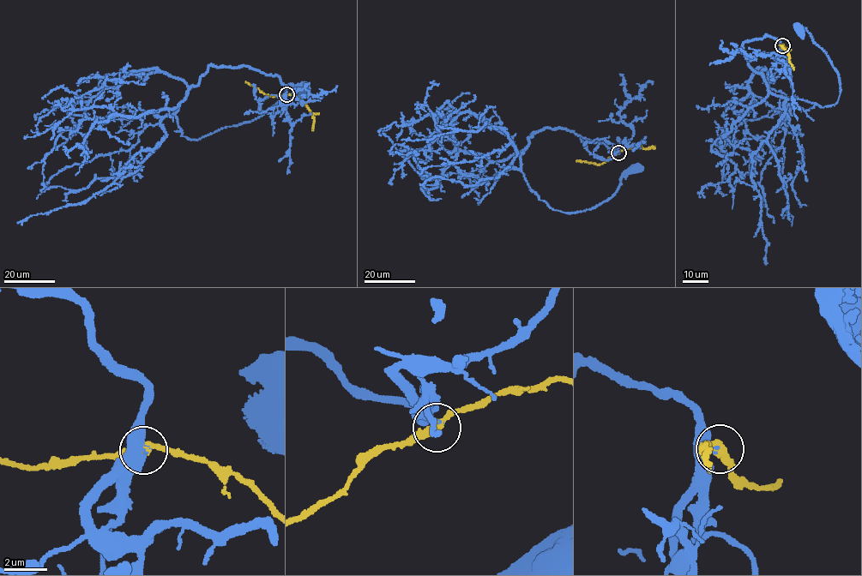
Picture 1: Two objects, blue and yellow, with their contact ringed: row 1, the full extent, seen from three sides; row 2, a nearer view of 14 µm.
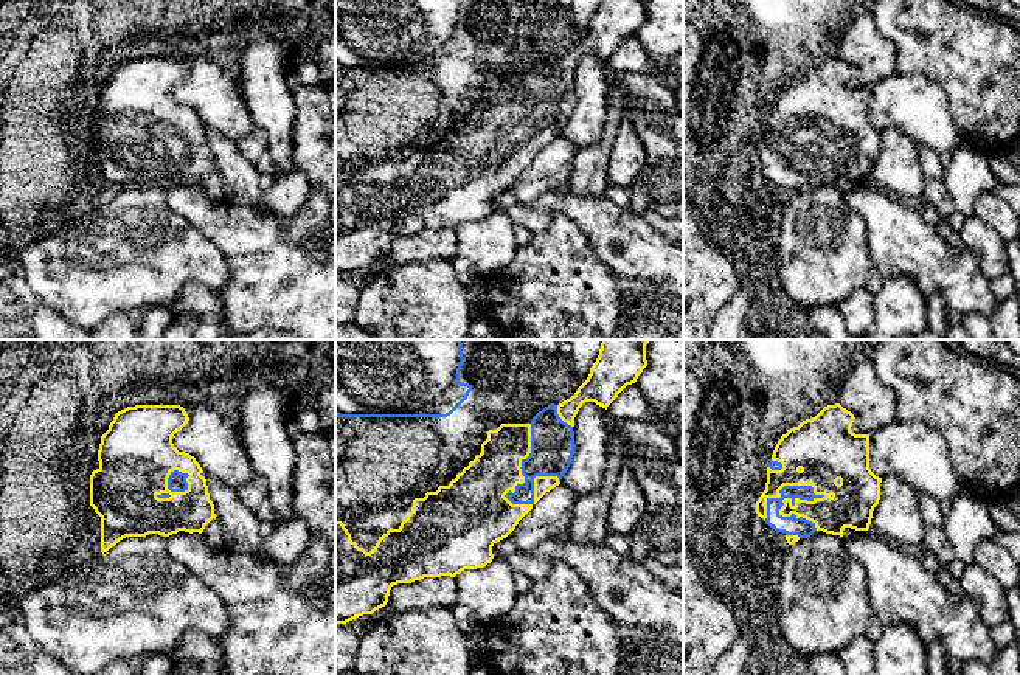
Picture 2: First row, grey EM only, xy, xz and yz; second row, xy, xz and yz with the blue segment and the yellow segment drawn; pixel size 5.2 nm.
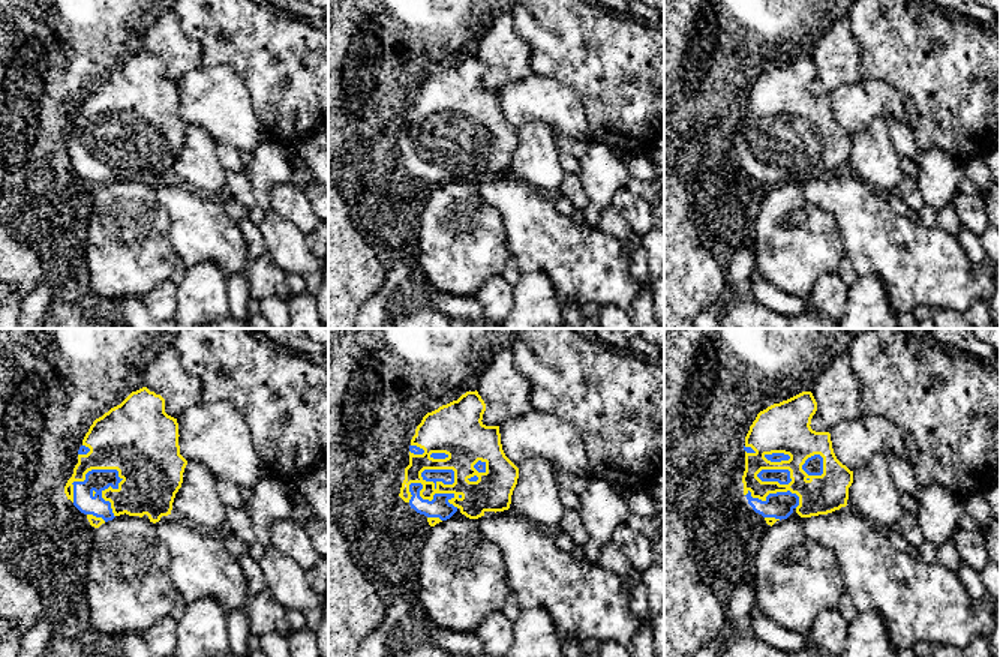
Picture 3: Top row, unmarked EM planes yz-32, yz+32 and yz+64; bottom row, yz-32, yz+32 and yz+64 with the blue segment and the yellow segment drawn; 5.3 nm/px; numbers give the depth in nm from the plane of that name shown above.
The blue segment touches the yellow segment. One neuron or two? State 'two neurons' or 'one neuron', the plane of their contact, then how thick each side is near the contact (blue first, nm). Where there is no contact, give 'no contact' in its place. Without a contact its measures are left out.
two neurons; contact in yz; calibres 100 and 190 nm

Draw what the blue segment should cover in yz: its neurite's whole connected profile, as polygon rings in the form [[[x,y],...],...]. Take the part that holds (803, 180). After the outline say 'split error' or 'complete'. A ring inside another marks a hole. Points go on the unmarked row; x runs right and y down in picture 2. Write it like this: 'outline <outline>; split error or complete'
outline [[[784,138],[779,146],[779,151],[767,151],[767,177],[776,185],[784,185],[786,188],[798,188],[800,191],[810,189],[817,183],[815,175],[803,169],[798,171],[795,166],[782,169],[779,161],[784,158],[784,151],[790,151],[792,158],[795,158],[796,151],[814,154],[824,147],[815,147],[812,138]]]; complete

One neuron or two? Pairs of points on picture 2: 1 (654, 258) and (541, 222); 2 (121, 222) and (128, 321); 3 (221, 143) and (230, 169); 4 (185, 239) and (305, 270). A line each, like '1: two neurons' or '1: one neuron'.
1: one neuron
2: two neurons
3: one neuron
4: two neurons

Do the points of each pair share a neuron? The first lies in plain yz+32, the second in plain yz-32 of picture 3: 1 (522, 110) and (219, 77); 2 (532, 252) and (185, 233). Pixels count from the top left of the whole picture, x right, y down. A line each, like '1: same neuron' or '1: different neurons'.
1: same neuron
2: same neuron

